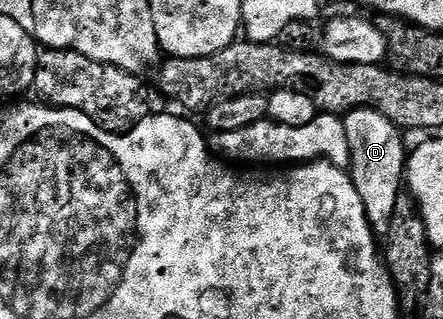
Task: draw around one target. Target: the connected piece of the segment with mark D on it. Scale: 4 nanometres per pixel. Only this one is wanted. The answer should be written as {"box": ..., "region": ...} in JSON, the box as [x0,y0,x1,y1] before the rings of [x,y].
{"box":[343,109,409,238],"region":[[[350,109],[343,117],[343,126],[349,139],[351,182],[357,187],[357,195],[361,195],[361,203],[365,203],[371,230],[376,238],[386,238],[397,199],[405,187],[409,149],[403,146],[404,134],[379,109]]]}

